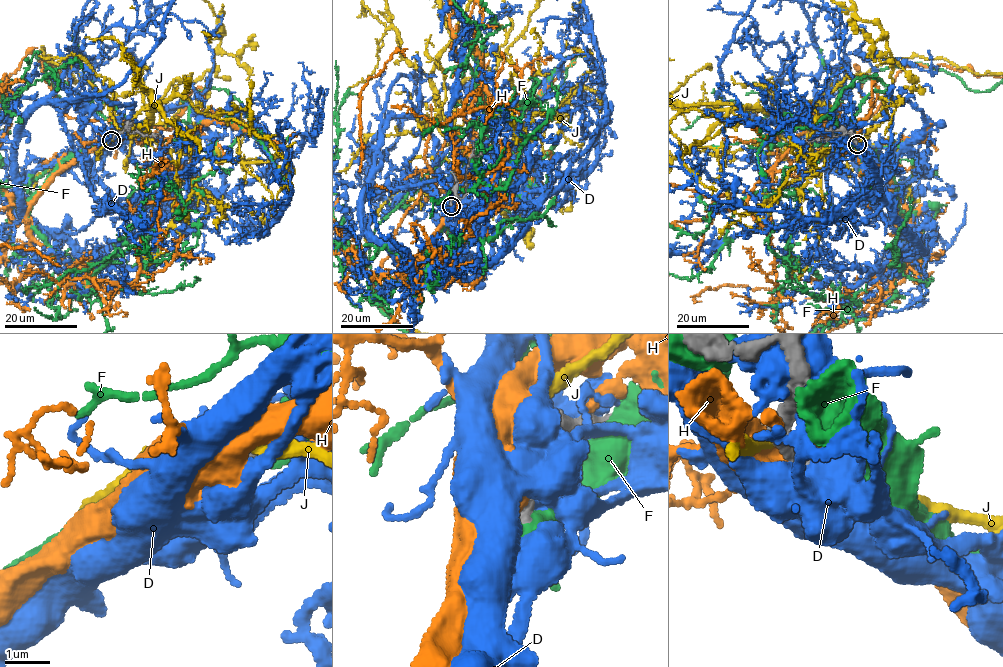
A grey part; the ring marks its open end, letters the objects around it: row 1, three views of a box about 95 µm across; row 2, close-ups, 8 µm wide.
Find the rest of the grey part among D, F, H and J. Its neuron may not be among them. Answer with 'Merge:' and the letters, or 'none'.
Merge: none

